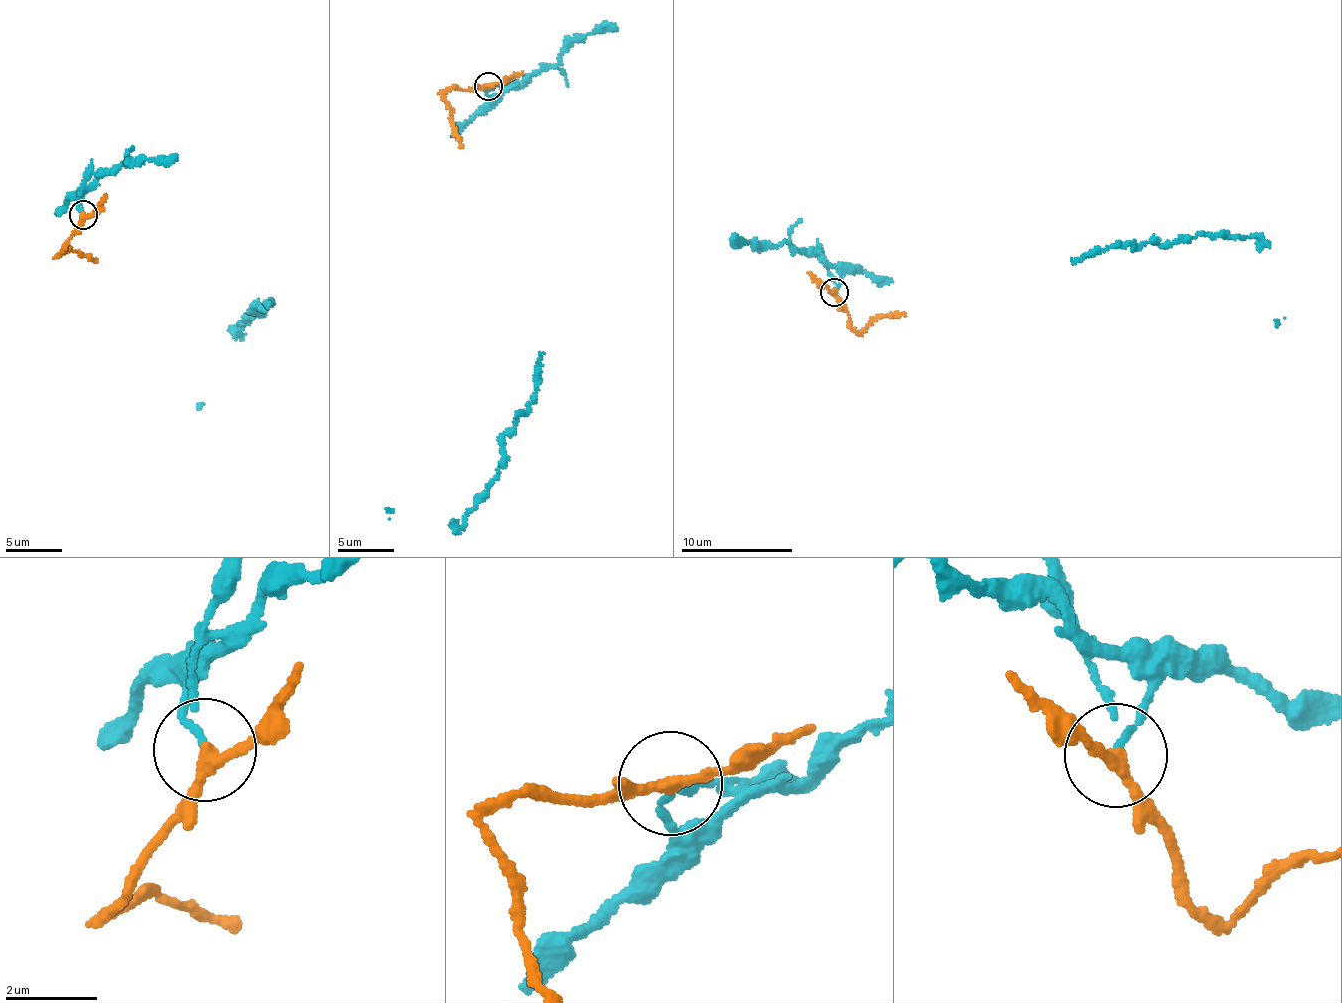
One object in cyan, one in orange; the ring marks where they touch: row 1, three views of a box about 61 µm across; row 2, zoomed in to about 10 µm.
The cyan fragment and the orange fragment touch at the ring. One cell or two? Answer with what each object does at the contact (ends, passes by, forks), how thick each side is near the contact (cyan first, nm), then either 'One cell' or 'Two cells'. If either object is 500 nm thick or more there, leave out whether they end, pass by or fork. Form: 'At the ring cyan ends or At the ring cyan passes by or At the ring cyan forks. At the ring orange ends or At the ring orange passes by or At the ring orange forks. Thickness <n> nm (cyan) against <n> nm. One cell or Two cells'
At the ring cyan ends. At the ring orange passes by. Thickness 120 nm (cyan) against 240 nm. Two cells

